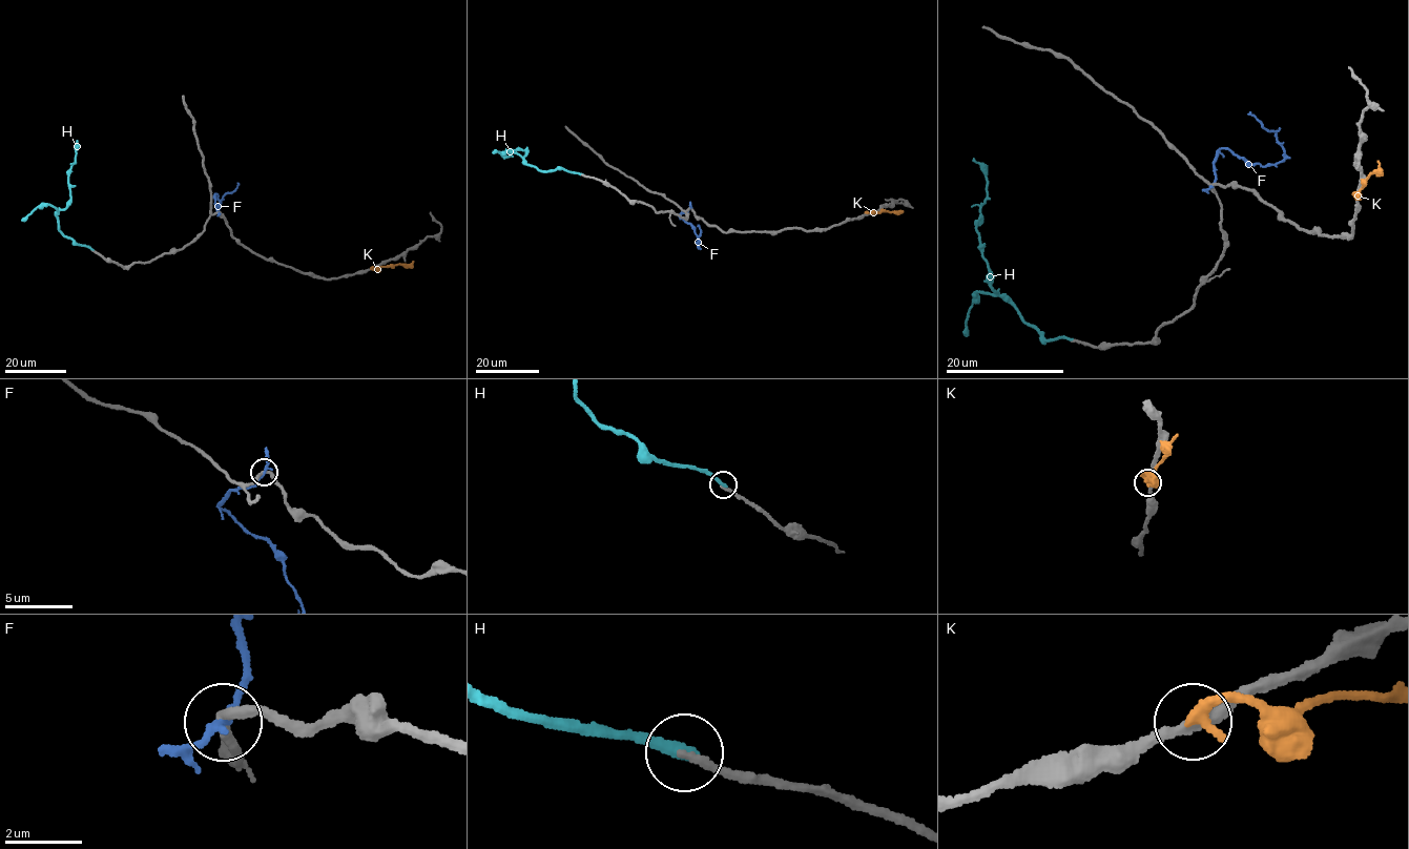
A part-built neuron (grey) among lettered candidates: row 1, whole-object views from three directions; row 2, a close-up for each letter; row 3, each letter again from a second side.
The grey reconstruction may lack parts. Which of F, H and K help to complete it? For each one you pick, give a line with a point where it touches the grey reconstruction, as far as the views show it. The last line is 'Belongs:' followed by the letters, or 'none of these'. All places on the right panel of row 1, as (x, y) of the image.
Belongs: none of these

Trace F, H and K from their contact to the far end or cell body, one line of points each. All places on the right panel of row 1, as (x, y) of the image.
F: (1211, 186), (1219, 149), (1251, 164), (1277, 164), (1285, 157), (1275, 132), (1262, 127), (1249, 111)
H: (1072, 339), (1044, 340), (1017, 307), (992, 290), (976, 221), (987, 178), (973, 159)
K: (1355, 197), (1354, 192), (1366, 185), (1365, 180), (1381, 169), (1379, 160)

